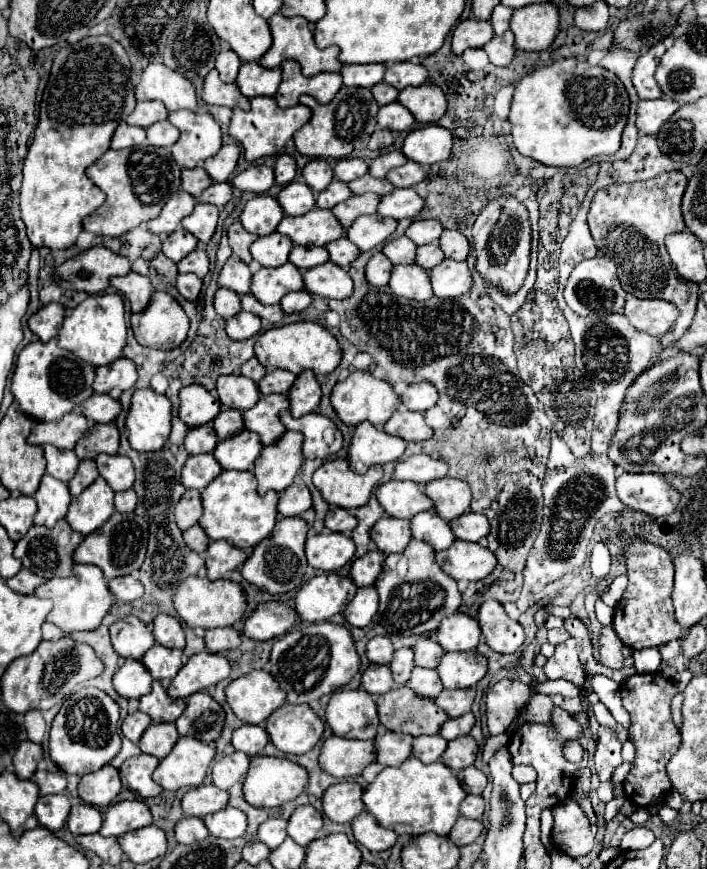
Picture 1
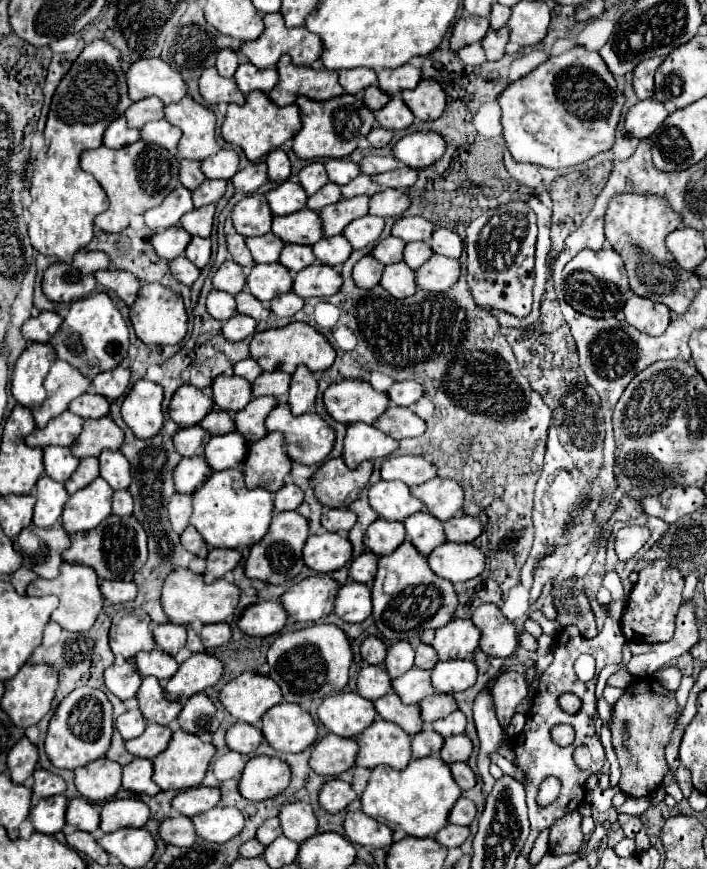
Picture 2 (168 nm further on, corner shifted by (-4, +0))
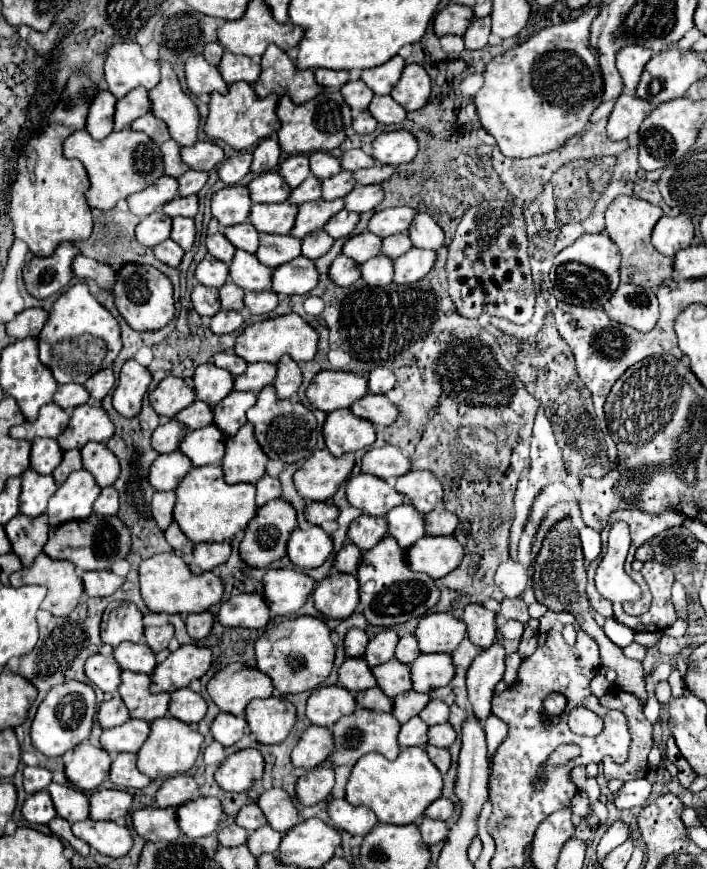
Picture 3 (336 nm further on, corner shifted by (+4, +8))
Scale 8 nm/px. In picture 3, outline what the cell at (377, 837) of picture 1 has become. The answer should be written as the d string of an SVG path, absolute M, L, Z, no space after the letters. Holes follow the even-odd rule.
M333 798L329 802L329 816L337 828L353 834L367 836L377 826L377 816L365 806L351 806L345 798Z

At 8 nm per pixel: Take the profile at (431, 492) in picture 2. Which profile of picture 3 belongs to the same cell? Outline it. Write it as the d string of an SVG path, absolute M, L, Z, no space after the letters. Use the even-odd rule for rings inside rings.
M427 470L407 472L405 476L397 478L395 488L397 492L405 494L411 500L411 504L423 514L429 514L443 502L441 482Z

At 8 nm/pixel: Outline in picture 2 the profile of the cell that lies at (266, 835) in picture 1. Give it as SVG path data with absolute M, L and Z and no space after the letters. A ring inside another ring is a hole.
M269 818L265 820L259 830L257 830L257 840L263 844L263 846L269 846L277 836L281 836L281 824L277 818Z

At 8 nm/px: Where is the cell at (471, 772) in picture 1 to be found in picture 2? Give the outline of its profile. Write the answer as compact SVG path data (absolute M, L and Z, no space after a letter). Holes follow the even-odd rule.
M455 762L449 768L451 768L451 774L453 774L453 778L461 790L469 790L475 786L475 774L465 762Z

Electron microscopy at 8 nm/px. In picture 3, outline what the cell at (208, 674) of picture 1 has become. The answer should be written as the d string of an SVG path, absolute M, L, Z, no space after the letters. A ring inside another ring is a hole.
M181 646L171 652L167 660L157 664L151 674L151 692L175 692L191 684L191 680L201 678L211 666L211 650L199 646ZM171 688L171 690L159 690Z

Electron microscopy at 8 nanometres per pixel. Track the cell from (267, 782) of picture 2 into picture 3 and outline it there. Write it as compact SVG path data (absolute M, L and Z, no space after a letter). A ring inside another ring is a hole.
M245 748L225 758L225 762L215 772L215 780L223 790L245 792L255 780L263 776L263 768L265 760L261 752L255 748Z

